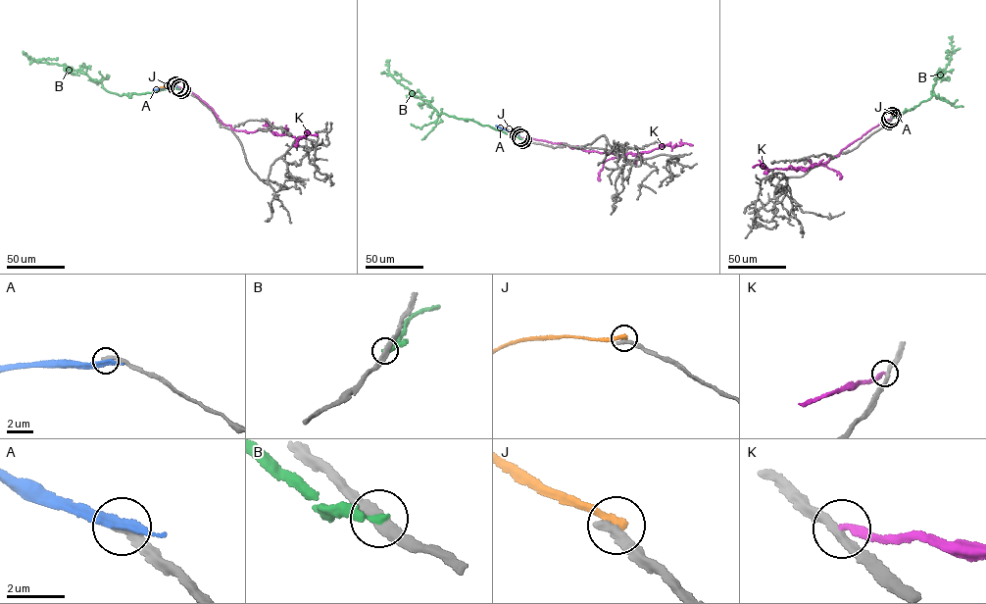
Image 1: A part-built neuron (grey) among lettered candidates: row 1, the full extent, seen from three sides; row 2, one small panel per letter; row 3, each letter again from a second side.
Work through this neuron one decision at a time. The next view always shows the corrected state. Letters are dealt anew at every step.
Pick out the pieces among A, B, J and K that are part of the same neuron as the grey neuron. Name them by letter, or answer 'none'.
none

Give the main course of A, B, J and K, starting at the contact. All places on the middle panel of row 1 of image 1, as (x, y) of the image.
A: (517, 135), (495, 125)
B: (521, 139), (468, 119), (437, 114), (427, 101), (415, 96), (388, 75), (399, 75), (411, 83)
J: (517, 135), (503, 127)
K: (520, 137), (621, 157), (647, 153), (664, 145), (684, 143), (693, 145)

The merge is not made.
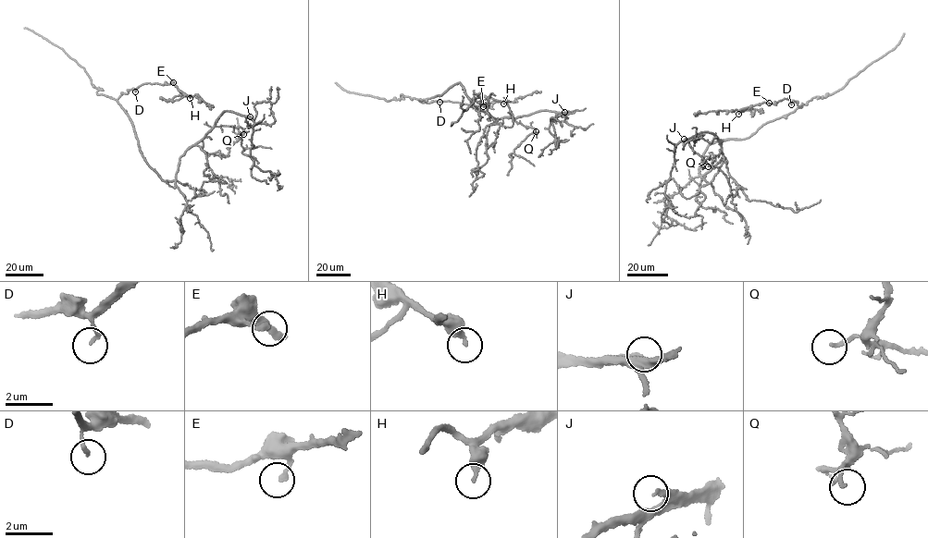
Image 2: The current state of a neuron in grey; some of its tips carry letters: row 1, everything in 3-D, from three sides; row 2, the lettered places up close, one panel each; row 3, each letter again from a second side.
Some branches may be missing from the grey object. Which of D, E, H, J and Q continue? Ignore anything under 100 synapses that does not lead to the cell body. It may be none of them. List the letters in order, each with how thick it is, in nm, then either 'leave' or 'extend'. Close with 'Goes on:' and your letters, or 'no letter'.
D: calibre 150 nm; leave
E: calibre 200 nm; leave
H: calibre 360 nm; leave
J: calibre 190 nm; extend
Q: calibre 140 nm; leave
Goes on: J

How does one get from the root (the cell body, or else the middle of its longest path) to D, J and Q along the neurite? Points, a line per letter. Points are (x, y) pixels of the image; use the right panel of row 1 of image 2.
D: (703, 158), (712, 142), (745, 139), (766, 123), (802, 105), (796, 102), (791, 104)
J: (703, 158), (699, 172), (702, 176), (724, 158), (717, 138), (703, 132), (684, 139)
Q: (703, 158), (699, 172), (702, 176), (724, 158), (722, 149), (708, 166)

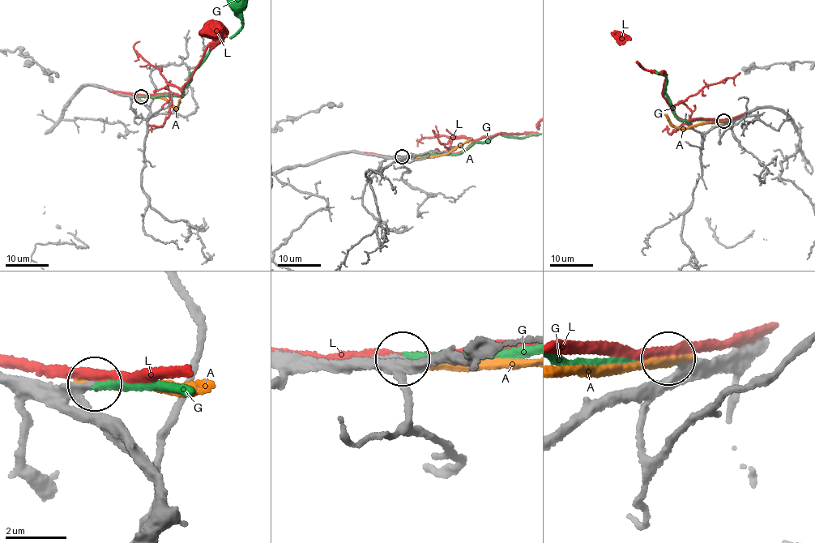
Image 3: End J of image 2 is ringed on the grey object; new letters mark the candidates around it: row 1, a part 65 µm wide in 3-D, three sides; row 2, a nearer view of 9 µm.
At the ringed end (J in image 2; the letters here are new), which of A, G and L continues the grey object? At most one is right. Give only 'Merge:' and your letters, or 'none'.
Merge: G

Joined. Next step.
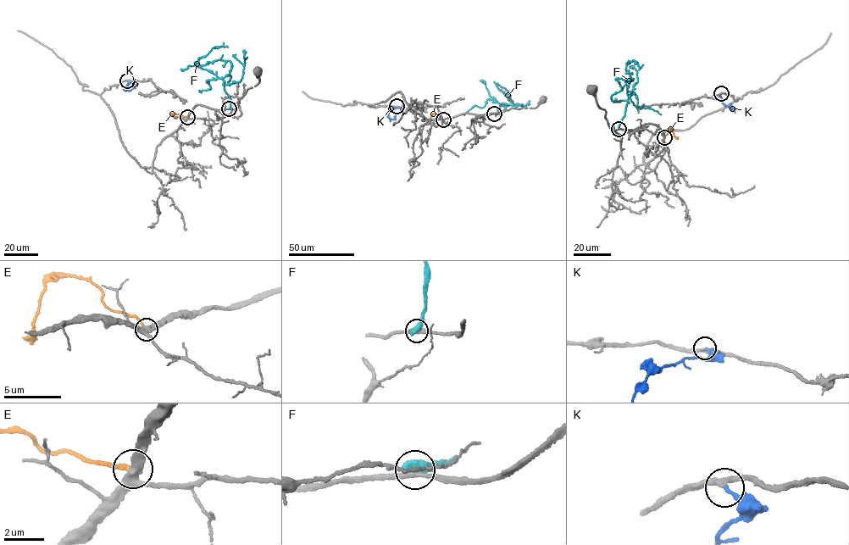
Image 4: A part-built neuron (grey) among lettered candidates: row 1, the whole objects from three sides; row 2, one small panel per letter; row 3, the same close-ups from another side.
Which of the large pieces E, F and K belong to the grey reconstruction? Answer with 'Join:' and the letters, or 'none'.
Join: K

